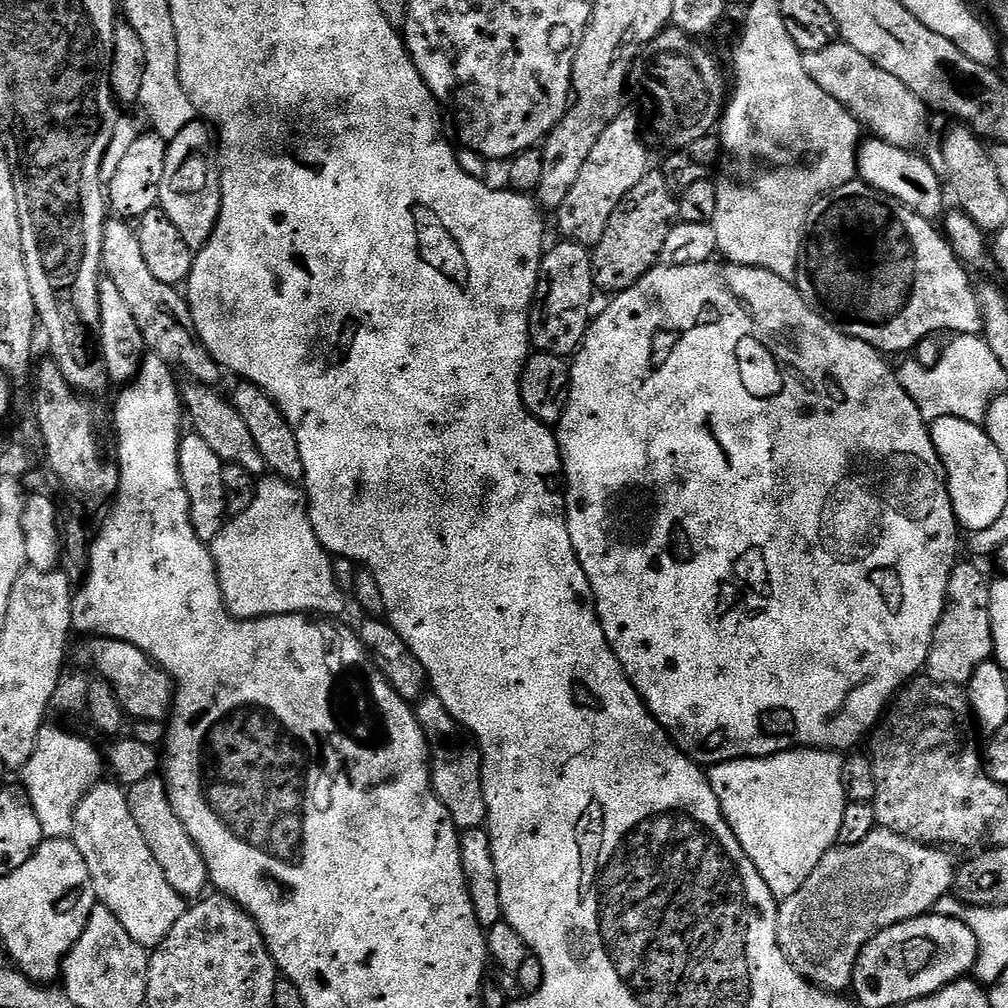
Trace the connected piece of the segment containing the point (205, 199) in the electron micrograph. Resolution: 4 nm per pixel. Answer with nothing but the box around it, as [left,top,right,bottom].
[158,123,220,250]

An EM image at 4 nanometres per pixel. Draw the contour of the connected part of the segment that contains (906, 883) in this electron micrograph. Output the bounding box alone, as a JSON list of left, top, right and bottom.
[776,828,957,994]

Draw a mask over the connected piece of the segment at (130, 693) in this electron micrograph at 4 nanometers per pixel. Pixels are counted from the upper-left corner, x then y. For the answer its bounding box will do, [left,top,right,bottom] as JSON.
[84,638,174,721]

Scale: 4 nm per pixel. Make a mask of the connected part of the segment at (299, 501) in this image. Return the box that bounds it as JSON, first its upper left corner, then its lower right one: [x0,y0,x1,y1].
[210,474,346,620]

